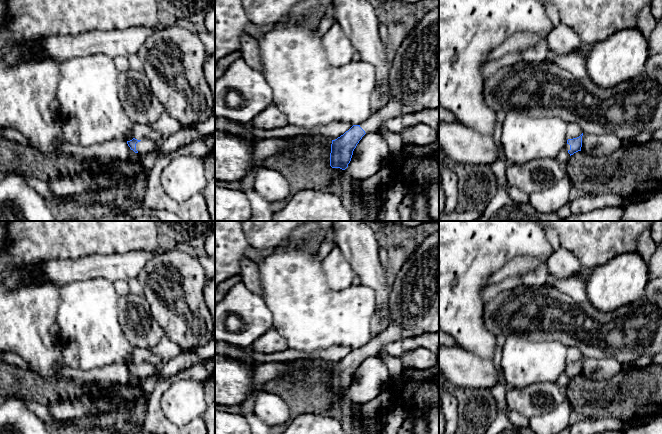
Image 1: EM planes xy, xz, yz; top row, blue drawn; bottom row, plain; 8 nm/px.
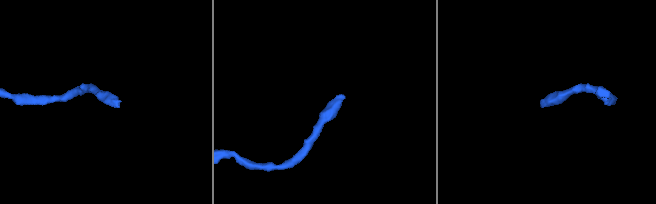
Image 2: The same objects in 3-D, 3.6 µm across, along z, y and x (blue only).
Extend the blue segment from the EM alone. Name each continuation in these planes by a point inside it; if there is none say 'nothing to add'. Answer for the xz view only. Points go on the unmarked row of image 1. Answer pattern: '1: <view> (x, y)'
1: xz (414, 297)

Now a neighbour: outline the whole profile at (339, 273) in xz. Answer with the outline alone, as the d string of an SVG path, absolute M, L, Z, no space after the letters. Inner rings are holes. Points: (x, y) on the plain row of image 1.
M337 246L322 260L322 270L331 291L341 291L350 287L357 276Z

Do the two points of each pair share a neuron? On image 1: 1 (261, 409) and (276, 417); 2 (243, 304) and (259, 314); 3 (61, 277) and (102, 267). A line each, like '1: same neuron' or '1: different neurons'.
1: same neuron
2: same neuron
3: same neuron

